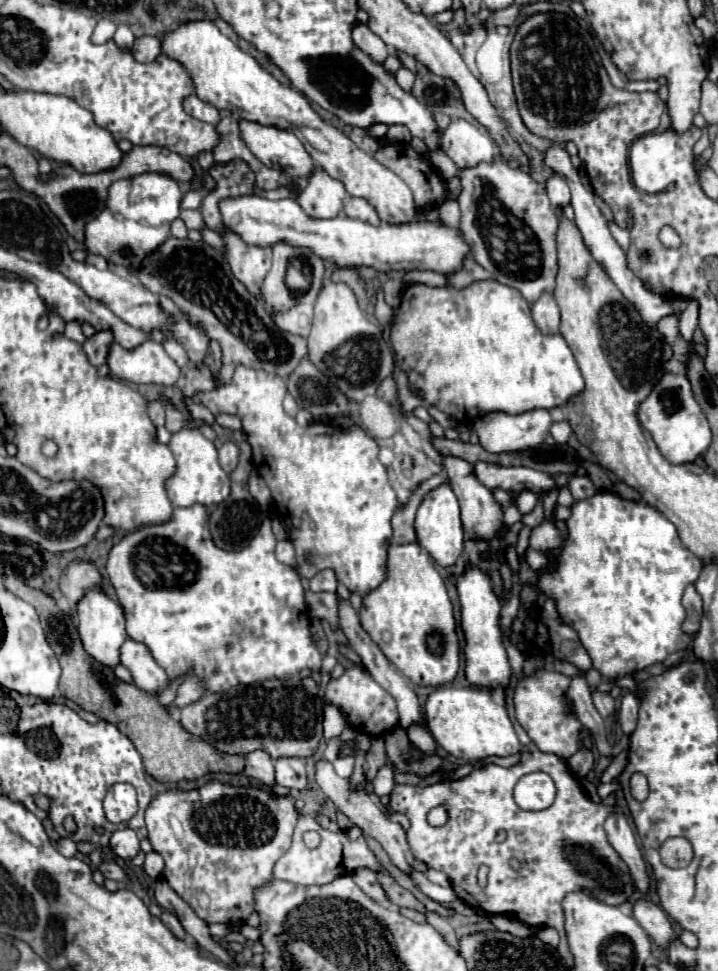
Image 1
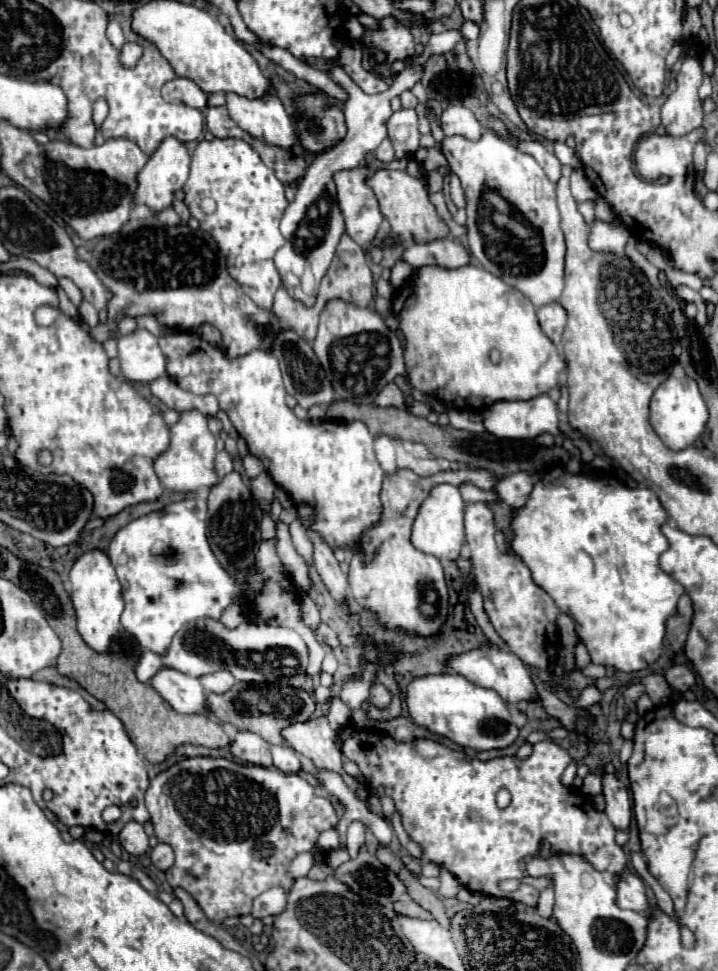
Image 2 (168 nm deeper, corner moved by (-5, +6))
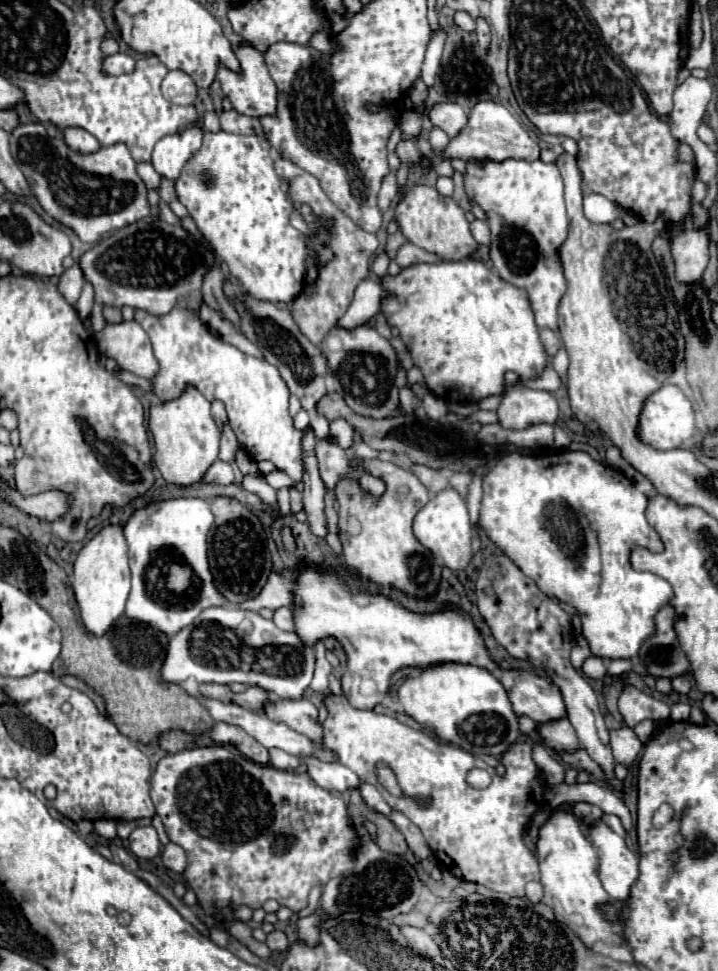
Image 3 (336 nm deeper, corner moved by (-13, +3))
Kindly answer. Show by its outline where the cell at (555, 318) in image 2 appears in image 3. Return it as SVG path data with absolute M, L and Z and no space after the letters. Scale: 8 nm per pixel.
M541 329L541 343L543 343L543 347L545 347L549 357L553 357L557 353L557 349L561 347L559 337L551 329Z

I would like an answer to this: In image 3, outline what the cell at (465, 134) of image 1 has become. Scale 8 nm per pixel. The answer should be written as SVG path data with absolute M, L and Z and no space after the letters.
M435 103L429 109L429 121L449 137L455 137L467 123L467 111L457 103Z

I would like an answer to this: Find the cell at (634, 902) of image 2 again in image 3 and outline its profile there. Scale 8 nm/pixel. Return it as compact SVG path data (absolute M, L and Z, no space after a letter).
M595 821L589 827L589 839L597 849L601 883L611 899L625 901L629 889L637 879L637 855L627 847L625 839L611 831L603 821Z

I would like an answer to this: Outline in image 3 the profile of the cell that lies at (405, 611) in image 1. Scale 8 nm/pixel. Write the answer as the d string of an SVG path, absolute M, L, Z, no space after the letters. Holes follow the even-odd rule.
M363 459L363 467L365 471L385 481L385 493L381 497L369 495L361 489L357 479L351 477L337 481L335 497L341 513L341 527L337 537L343 545L343 559L349 567L357 569L363 577L375 583L397 587L409 595L433 595L439 587L441 567L427 569L427 563L431 563L431 553L415 539L411 529L413 517L429 501L427 489L411 471L405 471L395 463L381 459ZM409 559L413 559L413 567L409 565Z

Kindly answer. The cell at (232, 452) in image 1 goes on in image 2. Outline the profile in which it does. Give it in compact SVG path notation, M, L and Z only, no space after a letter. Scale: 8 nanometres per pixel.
M221 450L217 454L217 458L215 458L215 470L217 470L219 478L227 476L233 470L233 458L231 458L231 454L227 450Z

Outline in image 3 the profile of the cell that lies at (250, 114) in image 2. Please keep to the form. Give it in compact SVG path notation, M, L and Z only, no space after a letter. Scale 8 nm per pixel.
M241 41L235 49L235 55L241 63L241 71L229 71L227 67L217 67L217 79L221 83L223 93L231 99L235 111L243 113L243 115L251 115L251 117L263 117L263 115L273 115L275 107L277 107L277 87L267 71L265 65L265 57L261 51L257 51L253 45L249 45L247 41Z

